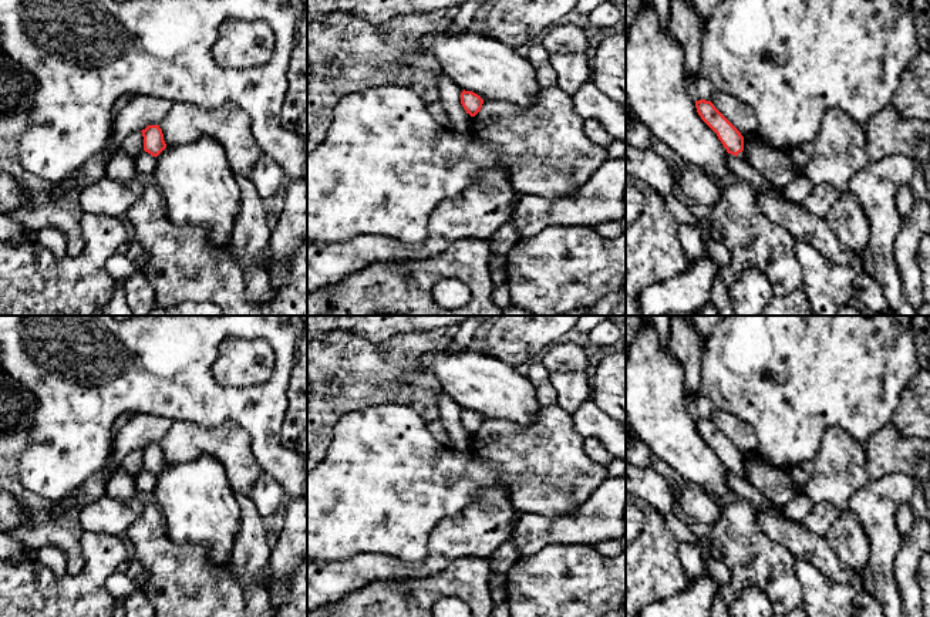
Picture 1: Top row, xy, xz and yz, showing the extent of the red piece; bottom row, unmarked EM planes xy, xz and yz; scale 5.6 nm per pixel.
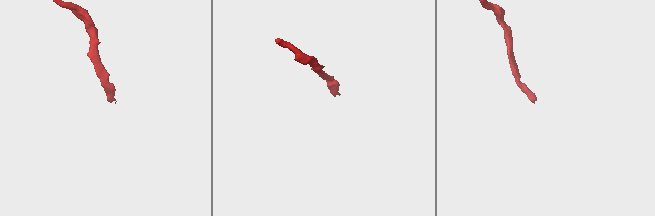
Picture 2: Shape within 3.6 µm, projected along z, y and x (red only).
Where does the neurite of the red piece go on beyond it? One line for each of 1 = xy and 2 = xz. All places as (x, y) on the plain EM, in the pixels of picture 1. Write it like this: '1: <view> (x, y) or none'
1: none
2: none

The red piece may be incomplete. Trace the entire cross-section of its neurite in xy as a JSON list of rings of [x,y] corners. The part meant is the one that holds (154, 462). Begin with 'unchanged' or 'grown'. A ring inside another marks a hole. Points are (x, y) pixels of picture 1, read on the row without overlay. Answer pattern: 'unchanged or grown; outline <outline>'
unchanged; outline [[[148,444],[141,451],[144,455],[144,469],[156,476],[166,466],[162,448],[159,444]]]

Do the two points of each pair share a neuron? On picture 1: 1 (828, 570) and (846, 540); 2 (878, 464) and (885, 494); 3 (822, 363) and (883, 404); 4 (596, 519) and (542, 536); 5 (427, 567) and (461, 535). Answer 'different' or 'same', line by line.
1: different
2: different
3: same
4: same
5: same

